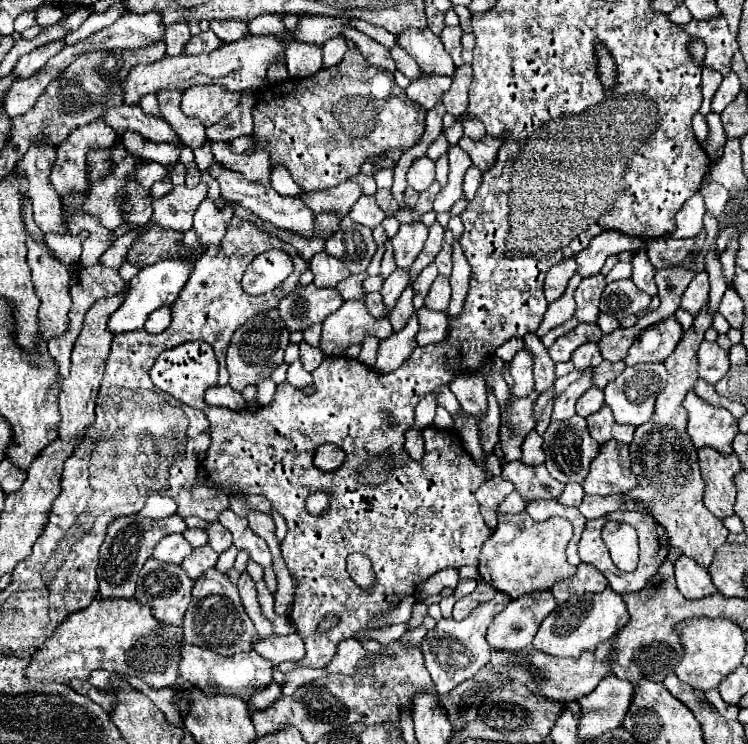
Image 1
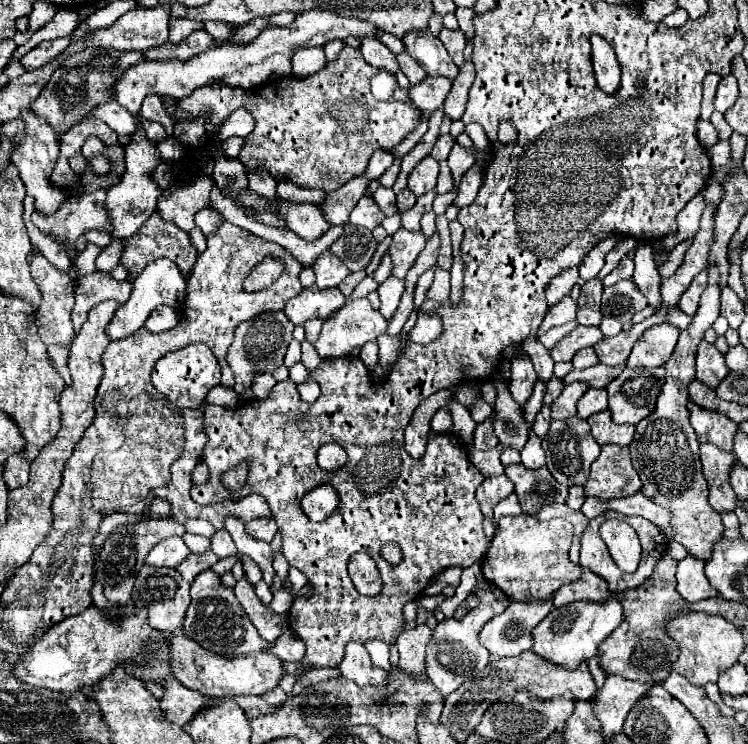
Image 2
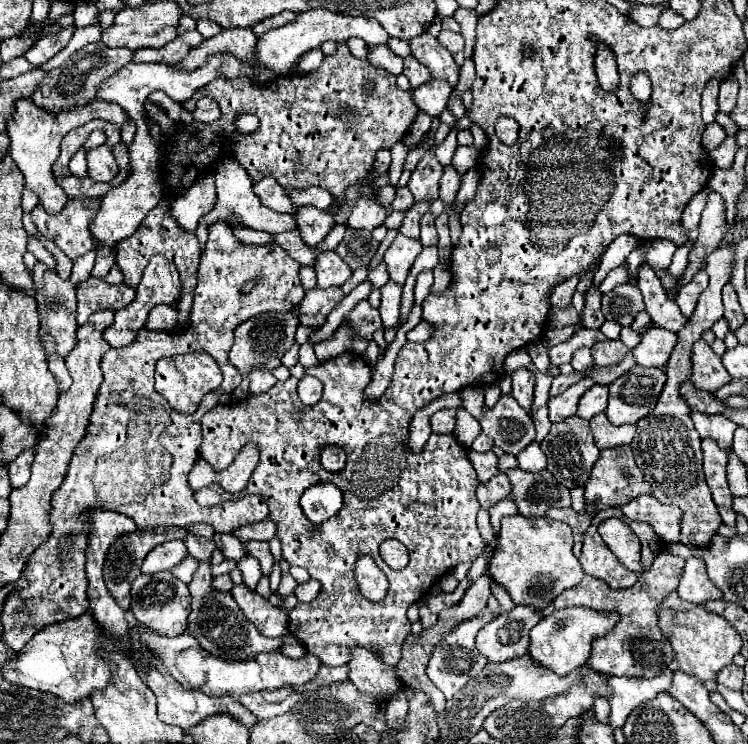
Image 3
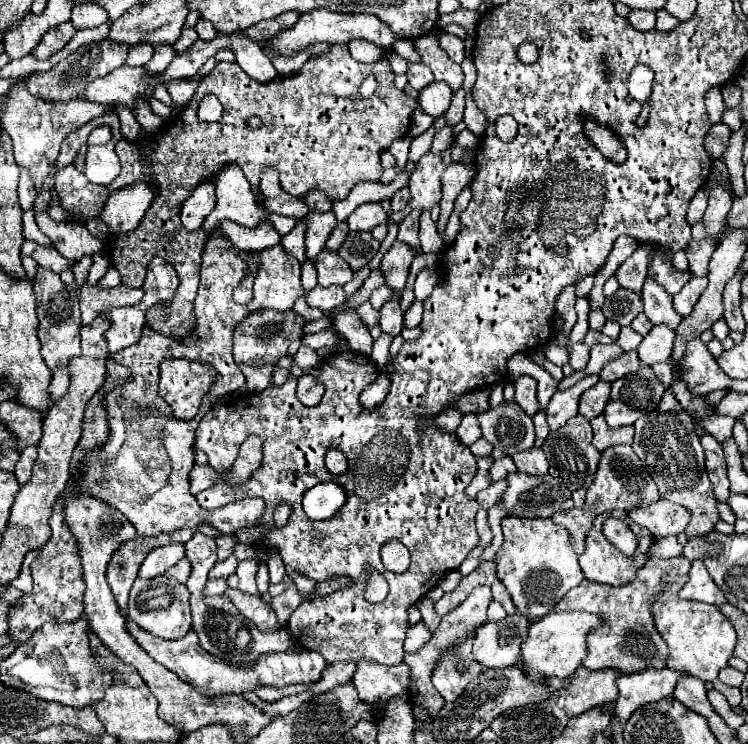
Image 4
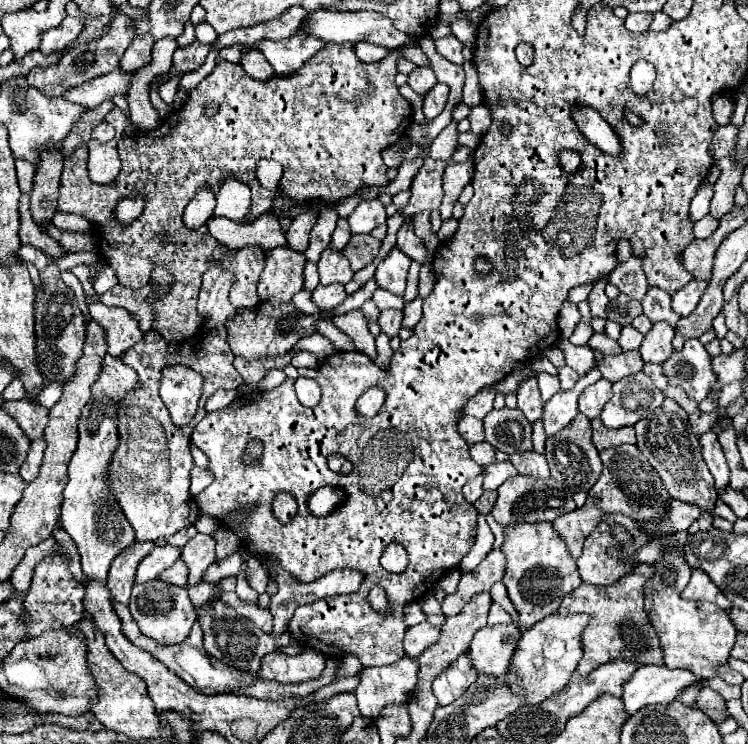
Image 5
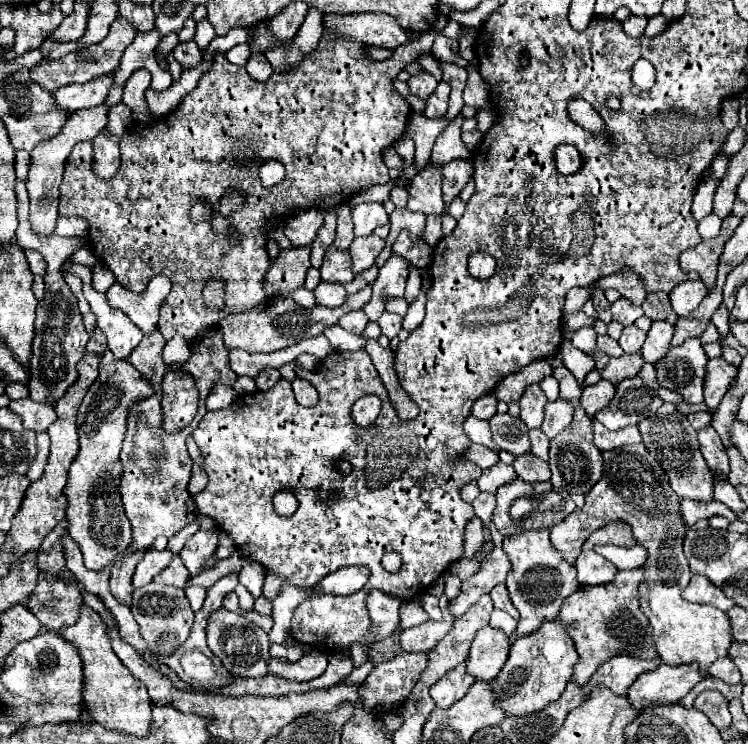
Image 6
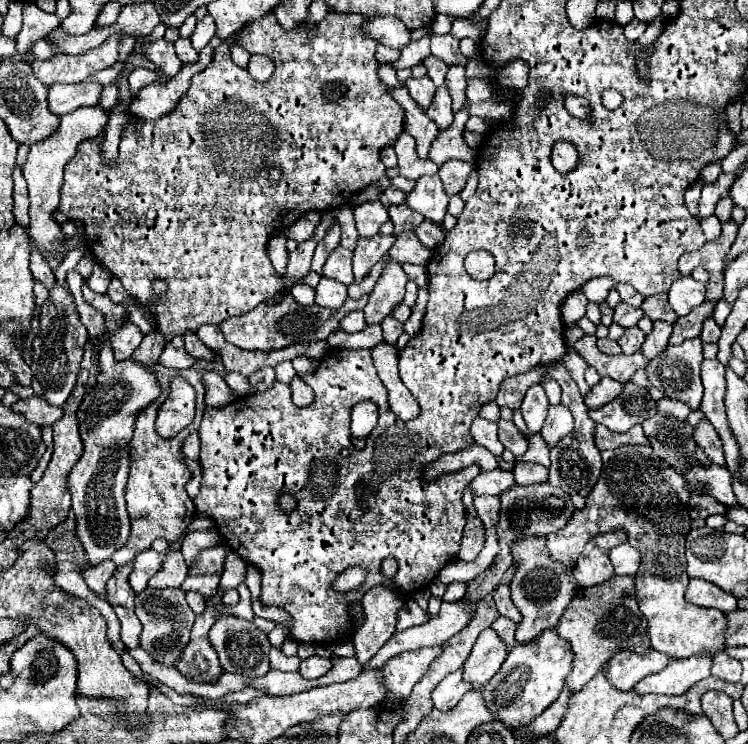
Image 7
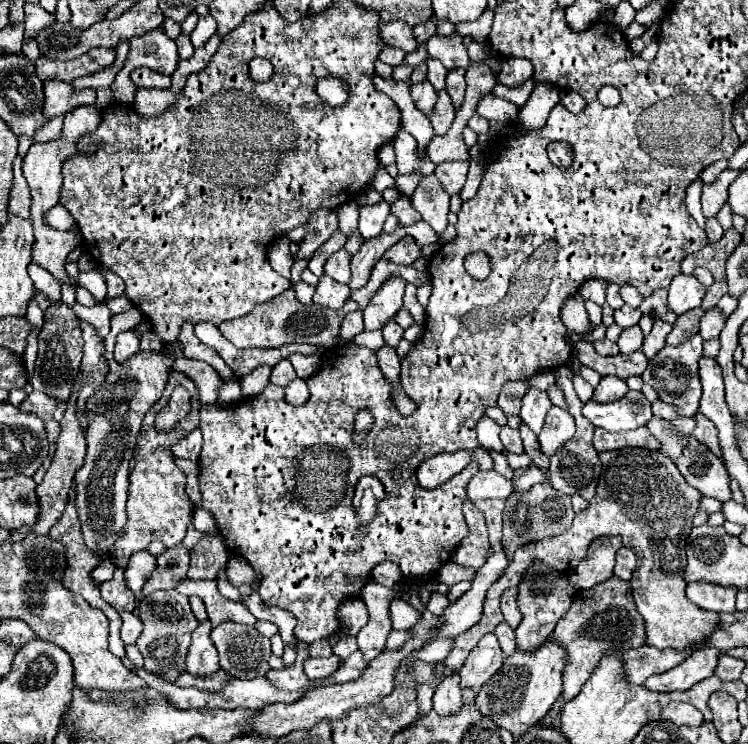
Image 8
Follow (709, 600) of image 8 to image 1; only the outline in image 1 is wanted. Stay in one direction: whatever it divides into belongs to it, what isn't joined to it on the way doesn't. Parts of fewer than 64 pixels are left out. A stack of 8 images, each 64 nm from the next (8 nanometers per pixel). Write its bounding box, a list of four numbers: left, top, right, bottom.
[676,556,716,598]

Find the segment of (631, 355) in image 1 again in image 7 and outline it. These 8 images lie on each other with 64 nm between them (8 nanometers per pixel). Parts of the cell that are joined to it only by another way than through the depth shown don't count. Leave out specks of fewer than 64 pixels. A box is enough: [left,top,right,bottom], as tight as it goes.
[642,322,672,360]

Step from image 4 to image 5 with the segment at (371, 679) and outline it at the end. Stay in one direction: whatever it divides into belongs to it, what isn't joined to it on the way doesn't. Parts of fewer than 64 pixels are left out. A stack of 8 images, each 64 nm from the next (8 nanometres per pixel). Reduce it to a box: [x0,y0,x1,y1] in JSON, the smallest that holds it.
[356,656,418,720]

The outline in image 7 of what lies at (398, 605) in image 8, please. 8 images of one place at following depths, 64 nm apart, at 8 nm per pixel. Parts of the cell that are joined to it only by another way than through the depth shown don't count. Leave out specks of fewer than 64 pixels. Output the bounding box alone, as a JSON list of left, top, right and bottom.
[396,598,430,630]

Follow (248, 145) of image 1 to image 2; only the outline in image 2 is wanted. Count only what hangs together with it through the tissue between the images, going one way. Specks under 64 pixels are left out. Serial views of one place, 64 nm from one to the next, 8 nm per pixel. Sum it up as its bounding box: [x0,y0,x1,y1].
[224,136,244,158]

